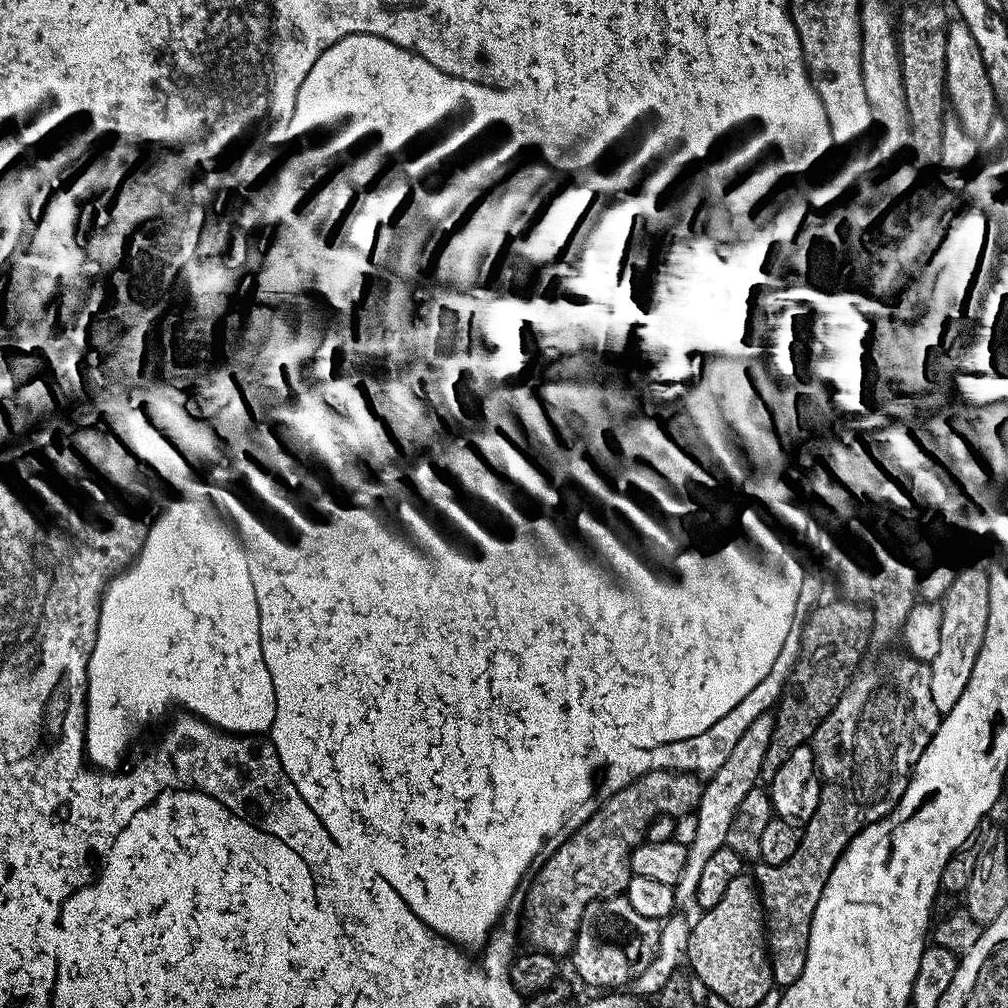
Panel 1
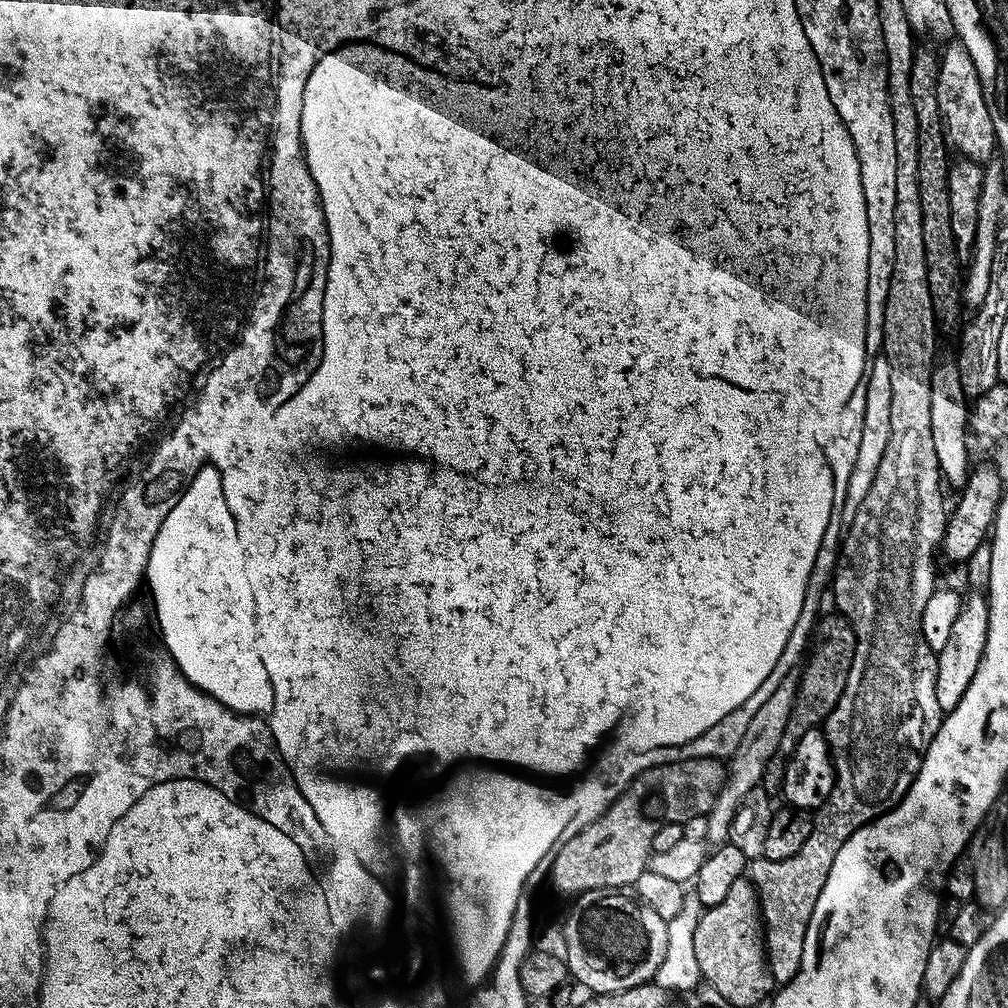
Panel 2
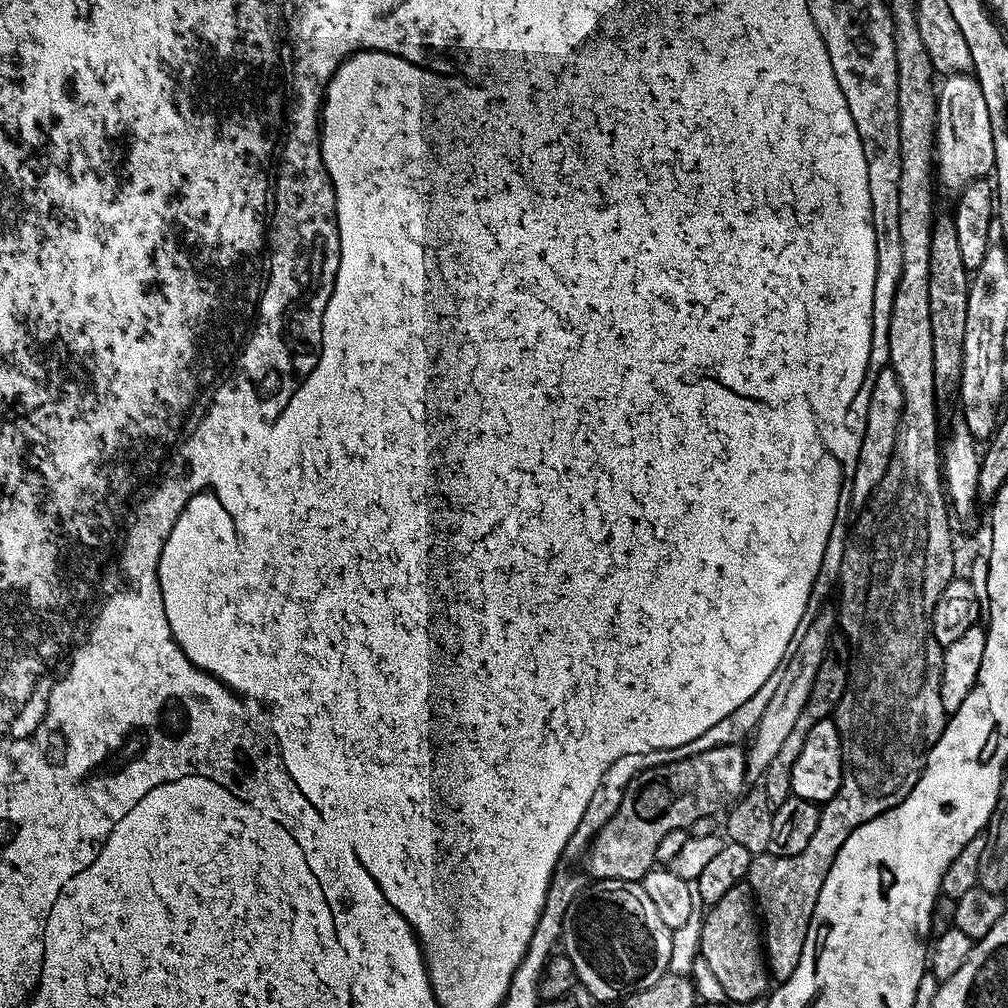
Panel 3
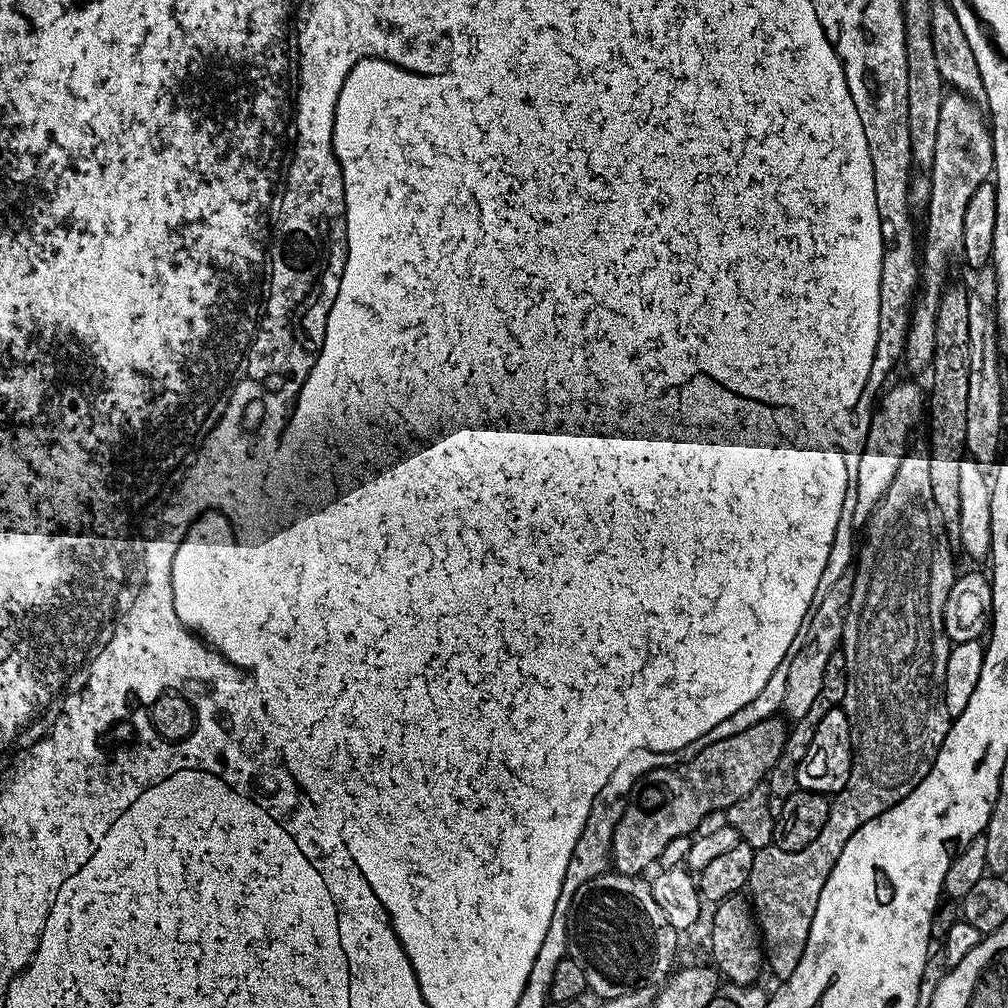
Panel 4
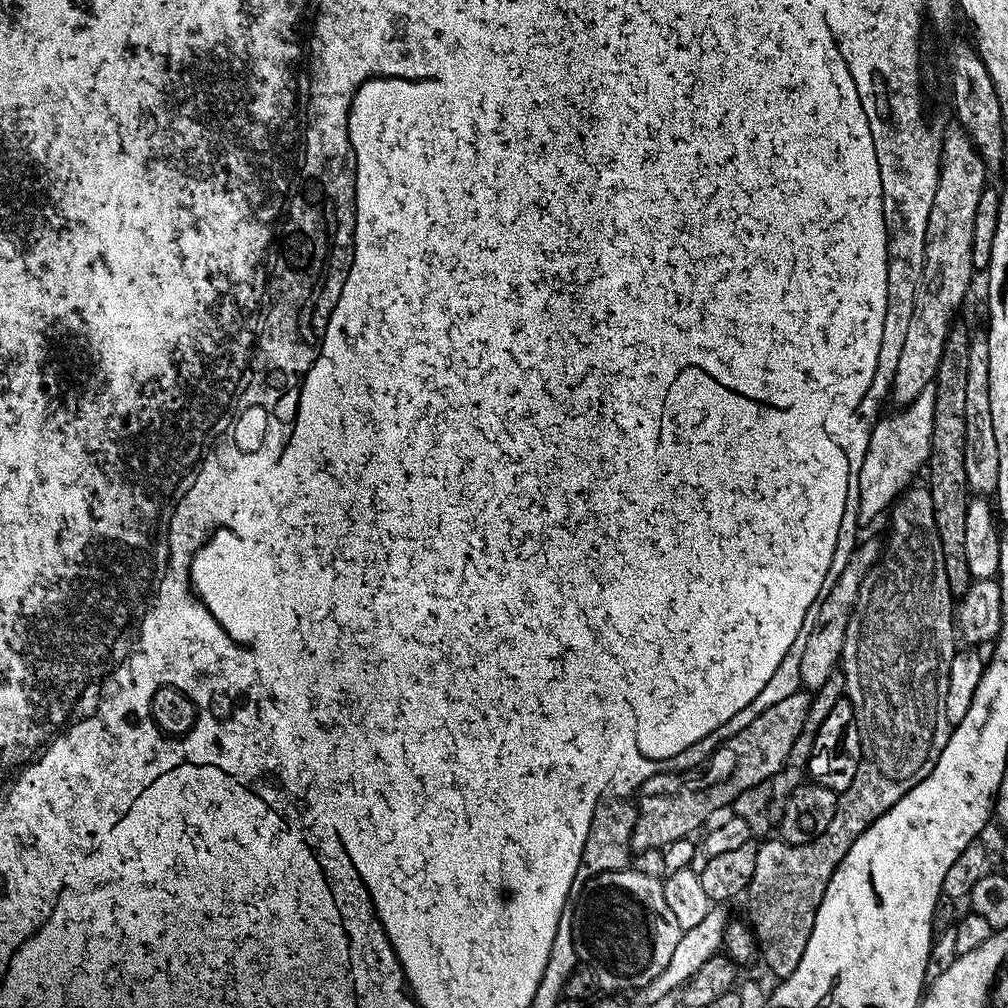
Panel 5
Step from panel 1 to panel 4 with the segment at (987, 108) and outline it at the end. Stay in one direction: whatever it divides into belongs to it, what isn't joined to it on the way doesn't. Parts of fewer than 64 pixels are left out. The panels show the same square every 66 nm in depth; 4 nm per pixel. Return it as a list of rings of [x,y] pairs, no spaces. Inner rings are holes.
[[[955,90],[949,91],[942,102],[942,115],[938,117],[938,138],[934,141],[934,162],[930,169],[930,198],[926,215],[928,215],[928,225],[922,228],[922,271],[918,282],[921,288],[918,299],[910,312],[910,323],[908,325],[908,336],[904,339],[903,359],[908,360],[912,368],[927,369],[934,358],[934,322],[938,314],[938,302],[949,283],[948,267],[952,260],[959,261],[962,257],[962,226],[966,219],[966,206],[970,203],[970,198],[974,195],[974,190],[978,186],[989,183],[993,175],[994,166],[994,146],[992,145],[992,133],[989,123],[985,117],[976,113],[977,105],[973,101],[967,100],[963,94]]]

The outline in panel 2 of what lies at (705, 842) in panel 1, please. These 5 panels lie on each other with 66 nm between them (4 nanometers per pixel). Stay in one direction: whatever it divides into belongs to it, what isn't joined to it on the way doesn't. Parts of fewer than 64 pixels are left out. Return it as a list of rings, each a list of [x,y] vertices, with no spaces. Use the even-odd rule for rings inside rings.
[[[789,674],[786,678],[775,681],[774,687],[764,696],[762,706],[758,706],[758,714],[750,718],[750,726],[746,726],[746,734],[742,742],[738,742],[738,746],[727,761],[724,785],[707,815],[709,845],[719,846],[727,841],[730,822],[738,806],[746,798],[746,794],[750,794],[750,790],[761,787],[770,758],[778,755],[781,751],[780,743],[783,742],[784,736],[789,735],[788,723],[796,705],[797,691],[798,680],[795,675]]]

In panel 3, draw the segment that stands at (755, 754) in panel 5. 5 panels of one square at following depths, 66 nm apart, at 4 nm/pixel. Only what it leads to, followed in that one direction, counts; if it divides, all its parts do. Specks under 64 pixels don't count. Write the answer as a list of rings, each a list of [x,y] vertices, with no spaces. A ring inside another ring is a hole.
[[[714,744],[710,750],[702,750],[693,756],[681,756],[679,758],[665,759],[663,764],[646,768],[643,772],[637,772],[636,777],[632,779],[624,787],[624,797],[618,806],[618,810],[611,816],[607,822],[596,831],[596,836],[592,839],[592,843],[588,845],[586,853],[586,861],[588,860],[588,872],[592,875],[593,881],[598,880],[634,880],[643,881],[644,875],[652,871],[656,864],[656,851],[658,850],[658,842],[662,842],[662,838],[666,838],[666,834],[671,834],[674,830],[683,828],[691,829],[694,822],[698,822],[698,818],[706,818],[707,816],[716,816],[723,813],[725,809],[736,803],[746,791],[746,777],[748,775],[748,767],[746,766],[746,752],[740,744]]]

